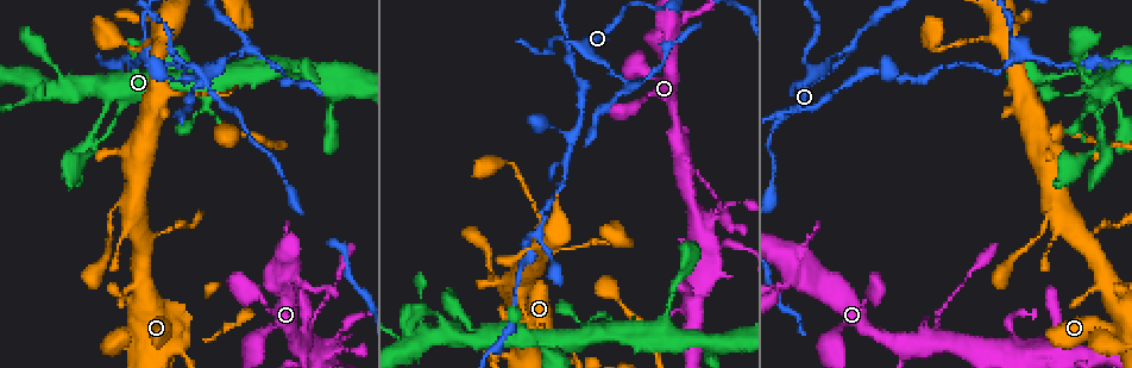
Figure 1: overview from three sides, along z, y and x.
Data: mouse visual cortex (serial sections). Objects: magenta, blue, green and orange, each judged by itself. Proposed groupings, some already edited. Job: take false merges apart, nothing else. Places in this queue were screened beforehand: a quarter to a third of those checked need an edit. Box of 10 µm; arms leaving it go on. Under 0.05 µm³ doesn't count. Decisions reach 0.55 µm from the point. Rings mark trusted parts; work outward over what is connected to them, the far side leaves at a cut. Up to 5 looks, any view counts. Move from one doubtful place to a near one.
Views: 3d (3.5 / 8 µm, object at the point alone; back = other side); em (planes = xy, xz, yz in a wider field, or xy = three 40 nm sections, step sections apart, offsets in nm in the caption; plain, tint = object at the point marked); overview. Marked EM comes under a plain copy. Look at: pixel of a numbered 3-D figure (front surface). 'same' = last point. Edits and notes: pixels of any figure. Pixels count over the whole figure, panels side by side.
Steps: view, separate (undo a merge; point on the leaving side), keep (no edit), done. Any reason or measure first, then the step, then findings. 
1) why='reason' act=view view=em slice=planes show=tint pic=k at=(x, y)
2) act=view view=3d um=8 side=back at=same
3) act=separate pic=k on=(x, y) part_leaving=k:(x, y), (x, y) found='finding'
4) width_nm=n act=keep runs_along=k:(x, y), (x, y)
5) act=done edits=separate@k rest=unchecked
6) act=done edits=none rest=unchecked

why='sharp bend' act=view view=3d um=8 pic=1 at=(626, 83)

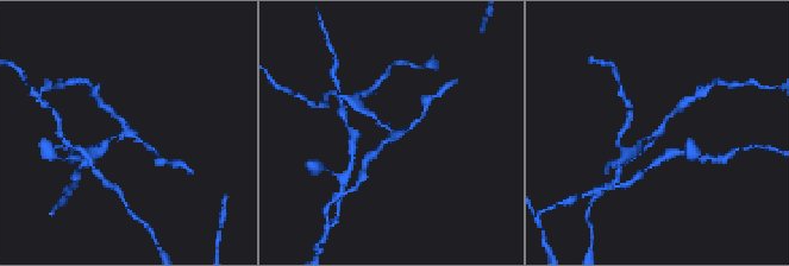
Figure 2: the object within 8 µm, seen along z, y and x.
why='need the tissue' act=view view=em slice=xy step=3 show=tint at=same

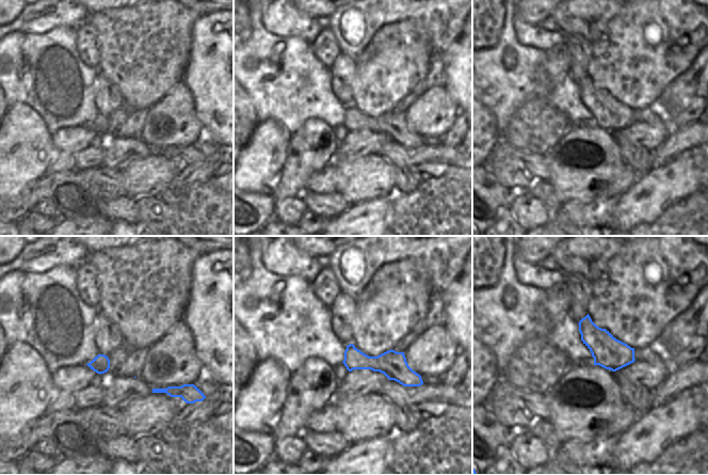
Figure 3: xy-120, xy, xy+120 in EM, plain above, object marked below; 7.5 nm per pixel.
act=separate pic=2 on=(355, 133) part_leaving=2:(386, 126), (392, 139), (371, 156) found='a second cell is stuck on'

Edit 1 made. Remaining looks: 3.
why='arms run side by side' act=view view=3d um=3.5 pic=1 at=(1100, 139)

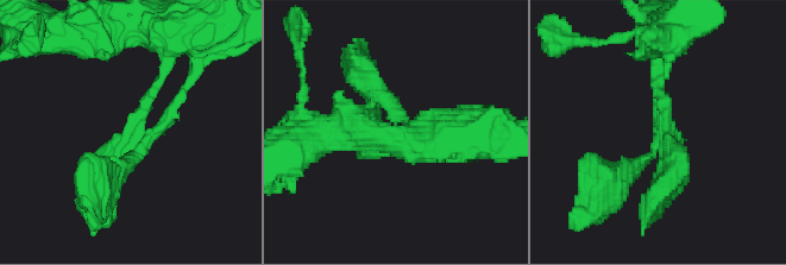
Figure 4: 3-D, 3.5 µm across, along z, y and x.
arms=3 arm_widths_nm=150,200,400 act=view view=em slice=xy step=3 show=tint pic=4 at=(669, 133)

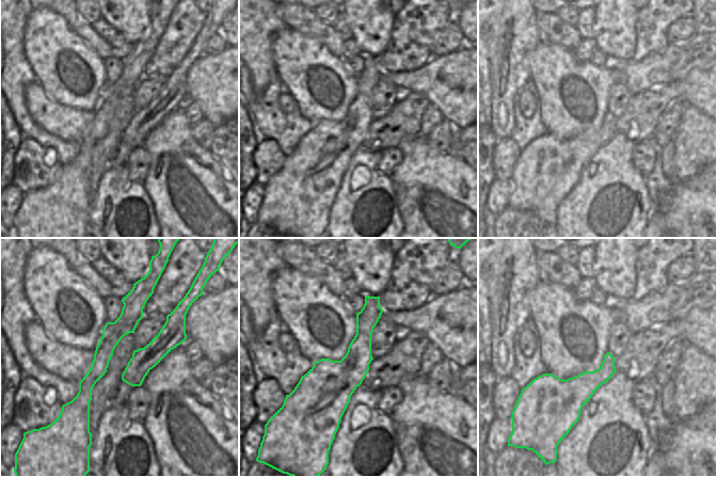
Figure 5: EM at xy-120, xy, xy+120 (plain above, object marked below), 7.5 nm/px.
act=keep runs_along=5:(146, 295), (85, 385), (86, 417) found='one cell here'

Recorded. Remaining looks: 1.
act=done edits=separate@2 rest=unchecked

